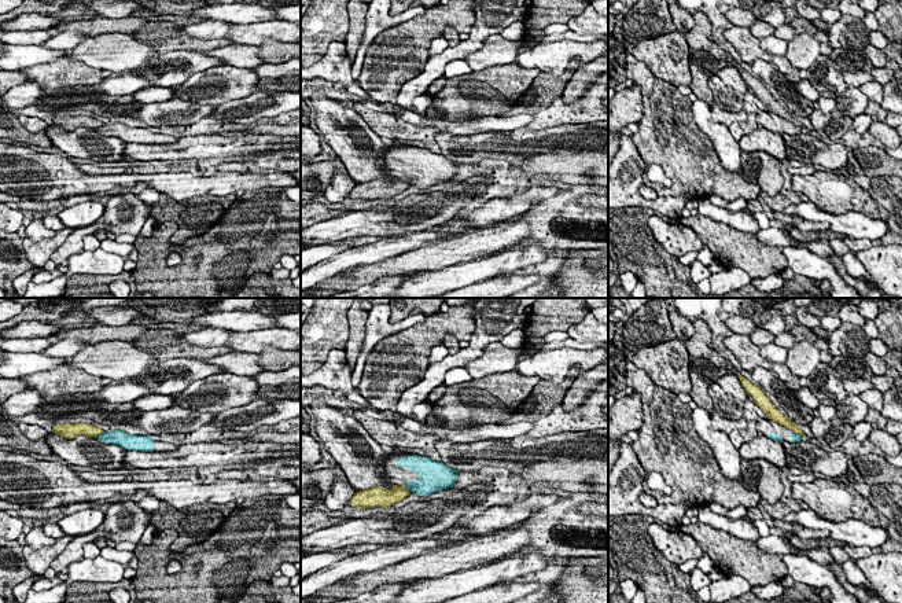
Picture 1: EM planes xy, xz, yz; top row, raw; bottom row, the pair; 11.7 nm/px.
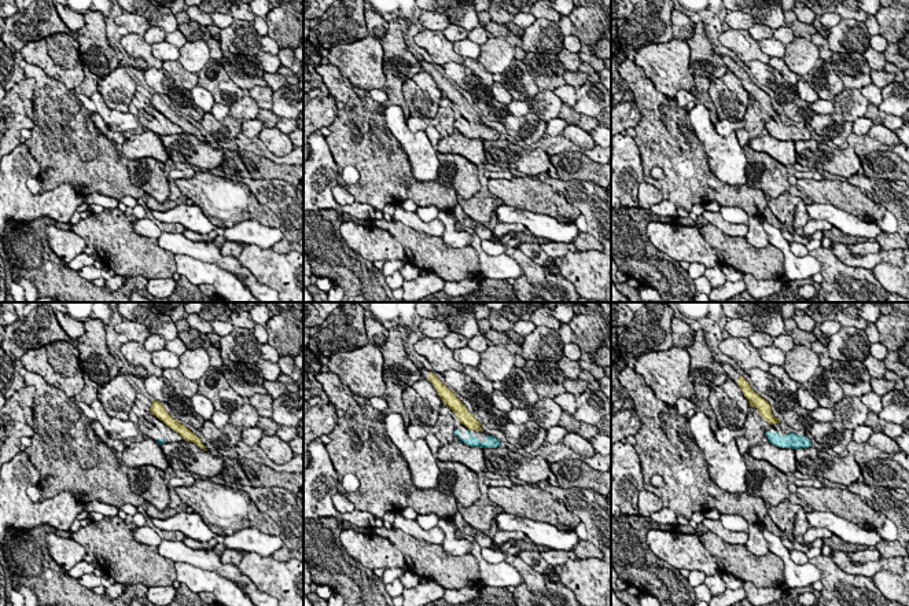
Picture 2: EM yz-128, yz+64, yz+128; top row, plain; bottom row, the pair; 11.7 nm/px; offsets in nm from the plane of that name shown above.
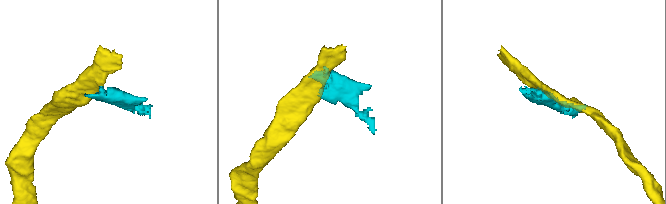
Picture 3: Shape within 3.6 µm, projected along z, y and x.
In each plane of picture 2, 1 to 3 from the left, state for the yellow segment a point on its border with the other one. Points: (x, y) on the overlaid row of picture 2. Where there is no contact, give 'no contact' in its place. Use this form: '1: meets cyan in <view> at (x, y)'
1: no contact
2: no contact
3: no contact

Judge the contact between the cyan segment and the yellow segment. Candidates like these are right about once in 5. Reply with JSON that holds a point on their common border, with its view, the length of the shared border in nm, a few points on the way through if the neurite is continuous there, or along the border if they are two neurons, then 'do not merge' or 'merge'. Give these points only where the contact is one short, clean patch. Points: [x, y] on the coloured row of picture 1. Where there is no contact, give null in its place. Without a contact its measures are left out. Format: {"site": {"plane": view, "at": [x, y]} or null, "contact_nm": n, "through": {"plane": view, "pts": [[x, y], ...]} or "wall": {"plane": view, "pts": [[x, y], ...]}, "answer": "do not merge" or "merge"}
{"site": {"plane": "xy", "at": [100, 434]}, "contact_nm": 70, "wall": {"plane": "xy", "pts": [[103, 433], [99, 436]]}, "answer": "do not merge"}

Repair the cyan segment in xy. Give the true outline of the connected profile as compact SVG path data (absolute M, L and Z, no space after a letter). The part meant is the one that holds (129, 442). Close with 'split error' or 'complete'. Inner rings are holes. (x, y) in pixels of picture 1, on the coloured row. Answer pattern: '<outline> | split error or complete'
M121 430L103 433L97 440L103 444L118 445L125 451L140 452L170 452L180 446L165 441L154 441L150 435L132 435Z | split error

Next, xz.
M391 453L387 462L383 467L383 478L423 497L439 489L453 488L457 481L456 470L427 456Z | split error

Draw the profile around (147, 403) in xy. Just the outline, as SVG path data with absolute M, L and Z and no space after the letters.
M146 394L135 400L132 404L139 411L150 412L150 411L159 411L159 409L166 409L166 408L173 407L174 398L172 394L170 396Z

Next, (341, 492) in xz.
M338 478L331 492L325 496L324 503L329 511L340 511L349 504L354 493L356 489L349 482L343 482Z

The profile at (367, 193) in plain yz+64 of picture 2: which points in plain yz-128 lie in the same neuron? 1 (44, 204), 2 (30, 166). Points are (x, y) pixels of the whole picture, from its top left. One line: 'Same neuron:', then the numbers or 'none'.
Same neuron: none

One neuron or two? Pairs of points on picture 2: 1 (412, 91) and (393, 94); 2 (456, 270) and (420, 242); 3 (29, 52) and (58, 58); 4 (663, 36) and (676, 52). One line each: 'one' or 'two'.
1: two
2: one
3: one
4: two

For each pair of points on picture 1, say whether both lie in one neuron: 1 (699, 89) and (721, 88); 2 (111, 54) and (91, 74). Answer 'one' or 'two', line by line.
1: two
2: two

